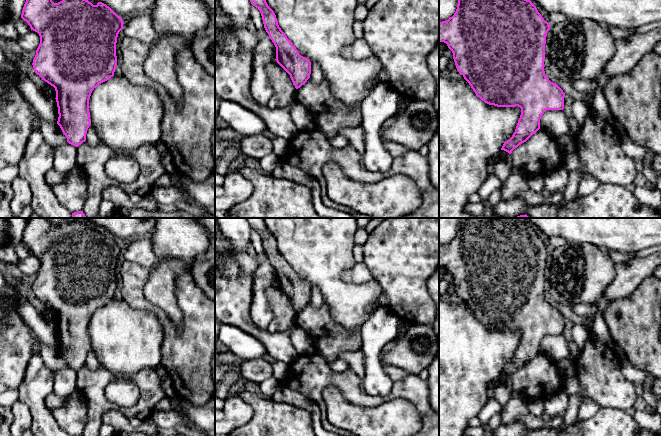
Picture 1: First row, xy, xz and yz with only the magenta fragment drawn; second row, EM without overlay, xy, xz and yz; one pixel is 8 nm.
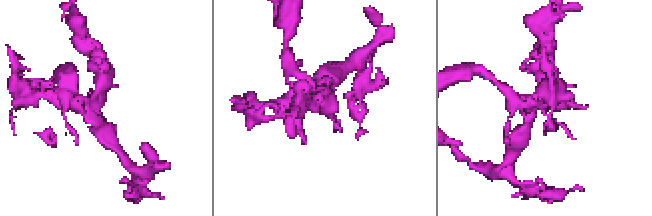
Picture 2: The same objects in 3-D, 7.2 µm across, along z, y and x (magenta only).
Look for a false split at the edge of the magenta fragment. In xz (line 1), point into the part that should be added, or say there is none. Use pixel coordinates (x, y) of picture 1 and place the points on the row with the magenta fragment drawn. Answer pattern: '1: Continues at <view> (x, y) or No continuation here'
1: No continuation here

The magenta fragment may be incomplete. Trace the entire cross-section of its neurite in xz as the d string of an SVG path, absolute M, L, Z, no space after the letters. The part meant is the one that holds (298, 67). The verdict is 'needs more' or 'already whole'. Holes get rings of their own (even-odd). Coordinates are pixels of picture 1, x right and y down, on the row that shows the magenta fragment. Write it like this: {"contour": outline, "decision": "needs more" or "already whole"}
{"contour": "M250 0L261 13L264 28L276 47L277 63L290 75L296 89L304 85L310 78L311 62L301 56L278 25L274 11L266 0Z", "decision": "already whole"}

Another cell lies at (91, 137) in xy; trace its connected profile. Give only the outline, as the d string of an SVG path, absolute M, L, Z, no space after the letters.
M90 125L87 130L86 141L92 146L96 146L100 142L92 125Z

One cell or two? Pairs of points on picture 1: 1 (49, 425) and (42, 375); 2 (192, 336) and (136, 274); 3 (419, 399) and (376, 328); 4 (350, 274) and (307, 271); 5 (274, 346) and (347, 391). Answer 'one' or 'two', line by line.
1: one
2: one
3: two
4: two
5: two

